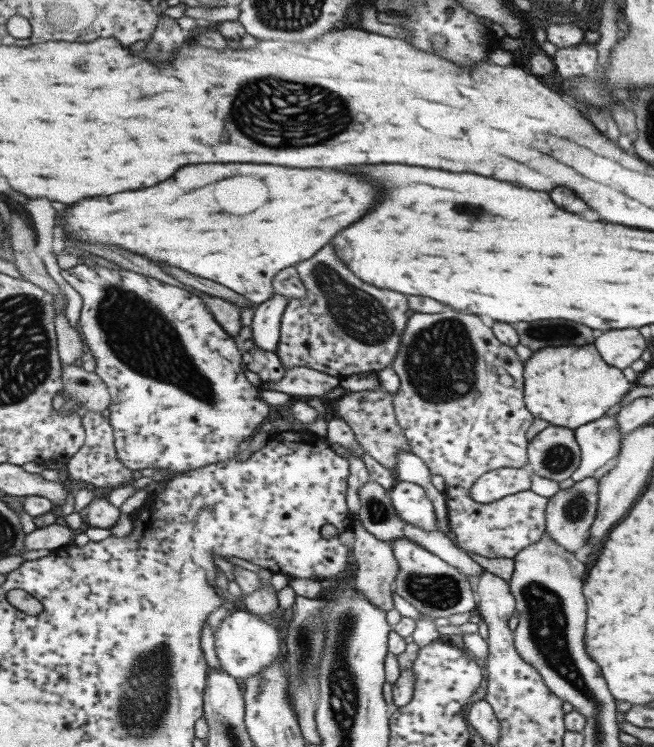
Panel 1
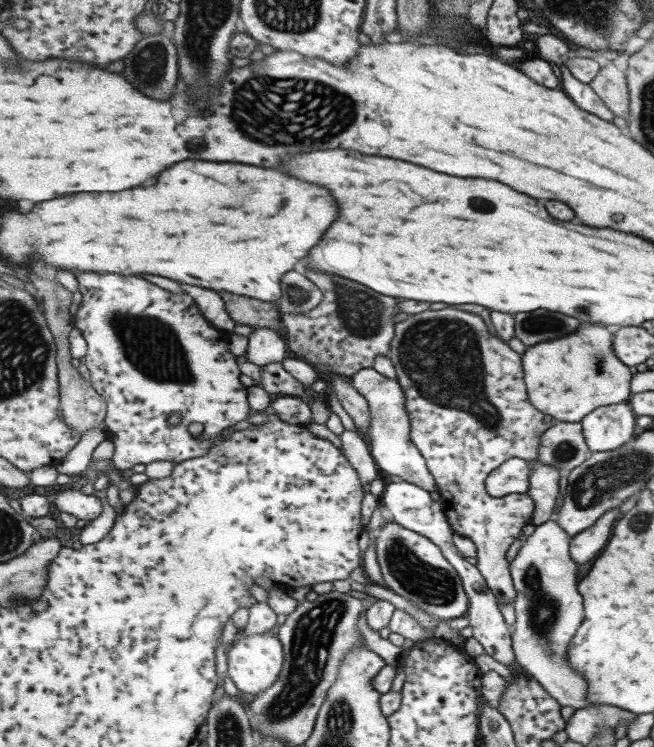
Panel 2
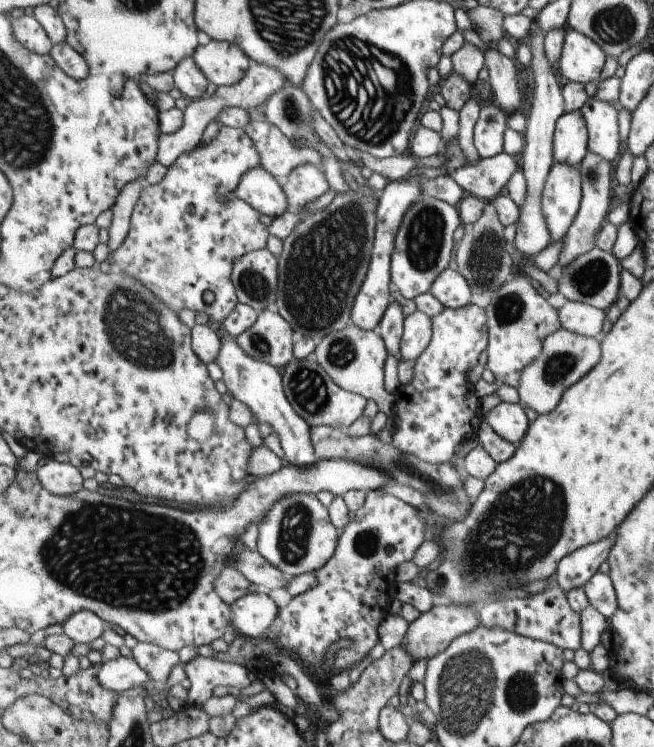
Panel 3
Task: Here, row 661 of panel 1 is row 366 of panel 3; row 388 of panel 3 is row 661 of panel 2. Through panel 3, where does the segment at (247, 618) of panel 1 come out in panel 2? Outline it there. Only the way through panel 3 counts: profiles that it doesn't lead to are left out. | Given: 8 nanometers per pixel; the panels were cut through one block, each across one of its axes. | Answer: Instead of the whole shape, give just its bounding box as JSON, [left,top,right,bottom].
[227,632,284,694]

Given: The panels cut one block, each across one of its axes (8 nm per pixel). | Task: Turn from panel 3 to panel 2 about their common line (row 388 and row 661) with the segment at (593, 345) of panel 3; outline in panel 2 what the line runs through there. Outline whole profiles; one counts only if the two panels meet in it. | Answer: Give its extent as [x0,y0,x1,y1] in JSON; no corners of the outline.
[510,519,597,709]

